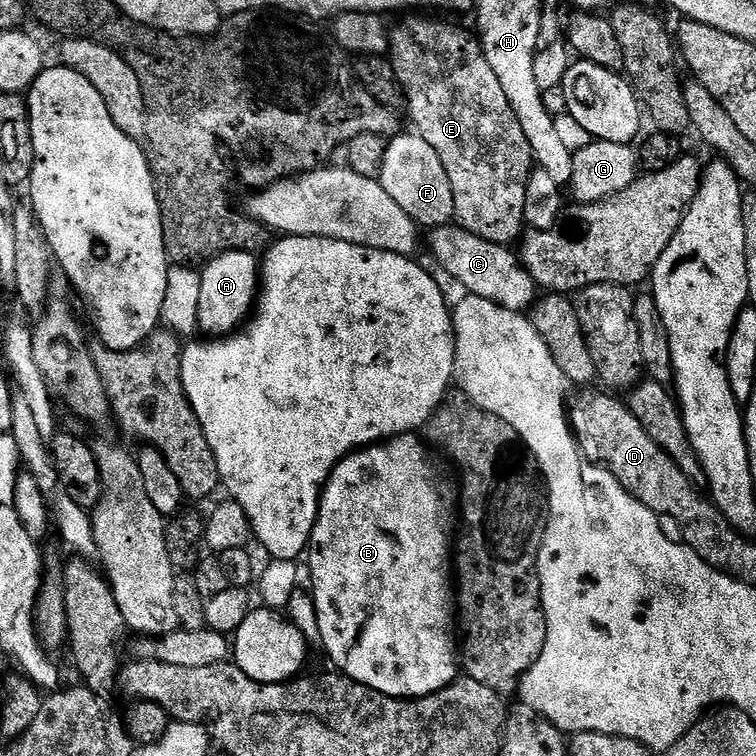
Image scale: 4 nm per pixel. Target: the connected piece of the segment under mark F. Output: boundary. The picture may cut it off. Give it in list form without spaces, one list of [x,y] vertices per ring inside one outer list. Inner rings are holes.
[[[401,134],[388,140],[386,162],[382,166],[379,182],[386,194],[390,194],[390,198],[394,198],[394,202],[398,202],[398,206],[402,206],[402,210],[406,210],[417,225],[424,227],[425,224],[428,230],[445,227],[456,214],[454,190],[450,190],[446,166],[442,166],[442,158],[438,158],[430,142],[418,134],[411,135]]]

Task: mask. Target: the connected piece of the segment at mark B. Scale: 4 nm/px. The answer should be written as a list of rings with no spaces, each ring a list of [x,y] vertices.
[[[409,434],[407,436],[394,436],[390,440],[385,440],[378,444],[373,444],[366,448],[361,448],[352,453],[350,456],[344,457],[340,461],[340,465],[328,476],[328,483],[324,485],[324,491],[320,494],[320,509],[316,515],[316,525],[312,531],[312,539],[308,541],[308,551],[306,553],[306,563],[312,572],[312,582],[310,585],[310,595],[314,606],[318,610],[318,630],[320,631],[320,644],[322,648],[328,651],[328,656],[333,660],[335,667],[339,669],[343,675],[348,676],[352,680],[362,682],[366,686],[370,686],[374,690],[378,690],[387,696],[395,696],[397,698],[415,698],[418,696],[429,696],[438,690],[442,690],[447,684],[452,683],[458,676],[458,640],[452,637],[452,628],[454,632],[454,524],[452,528],[452,519],[458,516],[458,488],[450,477],[444,473],[442,465],[436,461],[437,453],[423,439],[419,440],[419,435]]]

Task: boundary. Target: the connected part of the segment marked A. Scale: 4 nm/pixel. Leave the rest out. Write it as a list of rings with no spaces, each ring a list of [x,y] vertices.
[[[234,250],[211,257],[199,269],[202,282],[198,301],[199,331],[208,338],[223,338],[239,329],[251,317],[260,291],[261,261],[257,253]]]

